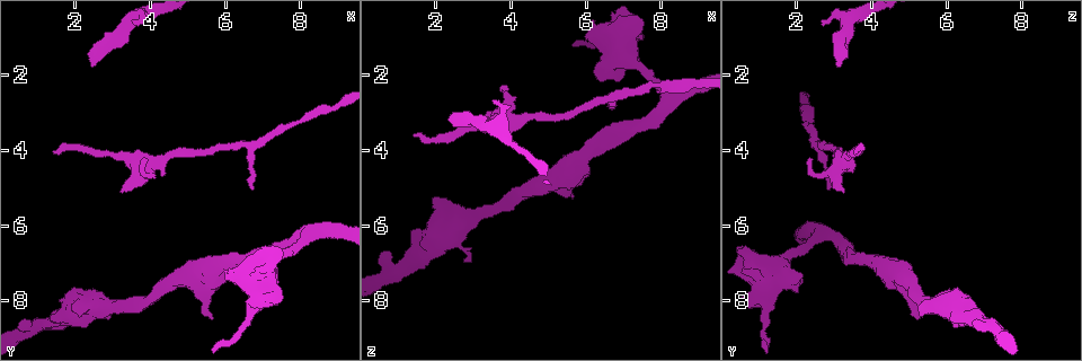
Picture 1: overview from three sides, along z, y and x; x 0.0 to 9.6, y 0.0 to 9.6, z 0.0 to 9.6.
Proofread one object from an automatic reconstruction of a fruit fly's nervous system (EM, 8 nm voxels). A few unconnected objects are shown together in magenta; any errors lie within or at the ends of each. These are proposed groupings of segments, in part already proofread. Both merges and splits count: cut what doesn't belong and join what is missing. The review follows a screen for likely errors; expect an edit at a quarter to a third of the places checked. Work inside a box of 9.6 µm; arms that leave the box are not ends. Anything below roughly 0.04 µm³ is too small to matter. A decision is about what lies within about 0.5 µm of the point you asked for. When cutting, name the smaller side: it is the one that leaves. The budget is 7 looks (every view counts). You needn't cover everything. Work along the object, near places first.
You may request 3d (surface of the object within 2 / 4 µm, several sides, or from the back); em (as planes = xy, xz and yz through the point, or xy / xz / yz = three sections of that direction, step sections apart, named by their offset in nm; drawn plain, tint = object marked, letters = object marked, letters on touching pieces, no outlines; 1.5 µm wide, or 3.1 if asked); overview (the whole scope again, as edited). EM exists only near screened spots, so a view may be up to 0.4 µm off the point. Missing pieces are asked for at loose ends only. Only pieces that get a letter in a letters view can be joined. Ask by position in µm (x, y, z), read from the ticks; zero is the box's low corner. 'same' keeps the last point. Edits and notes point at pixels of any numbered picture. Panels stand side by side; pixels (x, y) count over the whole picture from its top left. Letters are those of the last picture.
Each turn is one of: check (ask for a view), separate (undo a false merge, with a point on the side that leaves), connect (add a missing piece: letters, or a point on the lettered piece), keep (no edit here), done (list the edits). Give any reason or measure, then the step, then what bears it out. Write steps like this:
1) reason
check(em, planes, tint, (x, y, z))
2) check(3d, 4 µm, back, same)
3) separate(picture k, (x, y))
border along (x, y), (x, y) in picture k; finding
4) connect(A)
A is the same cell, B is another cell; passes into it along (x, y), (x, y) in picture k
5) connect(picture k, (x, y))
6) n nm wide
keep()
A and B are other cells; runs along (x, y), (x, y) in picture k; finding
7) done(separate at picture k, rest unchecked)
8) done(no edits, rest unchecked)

sudden change in width
check(em, planes, tint, (4.65, 4.05, 3.10))

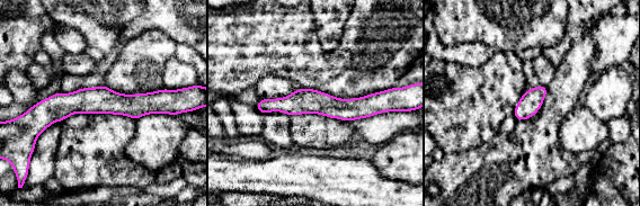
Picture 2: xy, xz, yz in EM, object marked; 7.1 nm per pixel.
see the neighbours
check(em, planes, letters, same)

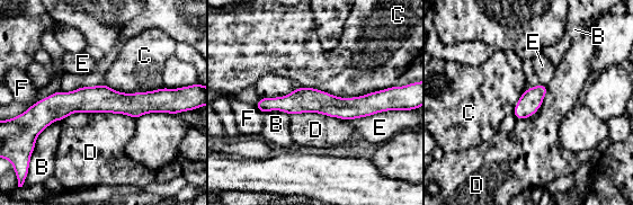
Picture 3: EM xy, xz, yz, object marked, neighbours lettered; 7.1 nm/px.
180 nm wide
keep()
B, C, D, E and F are other cells; runs along (134, 106), (71, 101), (30, 124), (3, 124) in picture 3; continuous, no second cell

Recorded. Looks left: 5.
free end
check(em, planes, letters, (3.20, 5.15, 3.20))

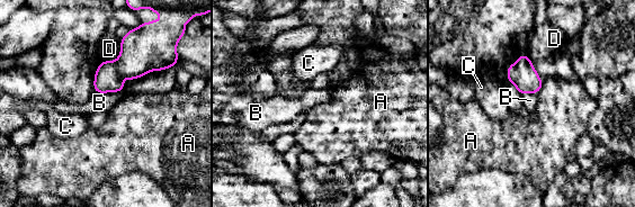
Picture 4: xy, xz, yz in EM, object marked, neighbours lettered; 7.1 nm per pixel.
B touches over 220 nm
keep()
A, B, C and D are other cells; none of them fits

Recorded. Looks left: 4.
thin neck
check(em, planes, tint, (8.00, 3.25, 2.30))

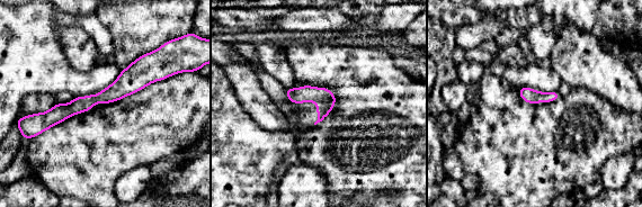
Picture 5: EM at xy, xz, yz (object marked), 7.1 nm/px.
check(em, planes, letters, same)

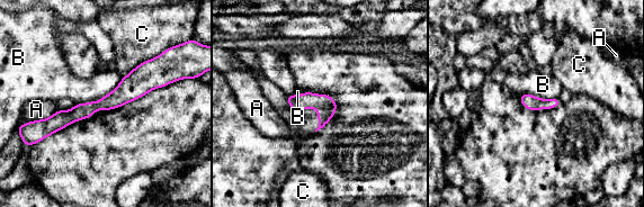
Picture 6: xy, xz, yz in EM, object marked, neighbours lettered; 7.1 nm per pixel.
110 nm wide
keep()
A, B and C are other cells; border along (123, 77), (97, 100), (75, 104) in picture 6; all the same cell

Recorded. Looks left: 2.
done(no edits, rest unchecked)

